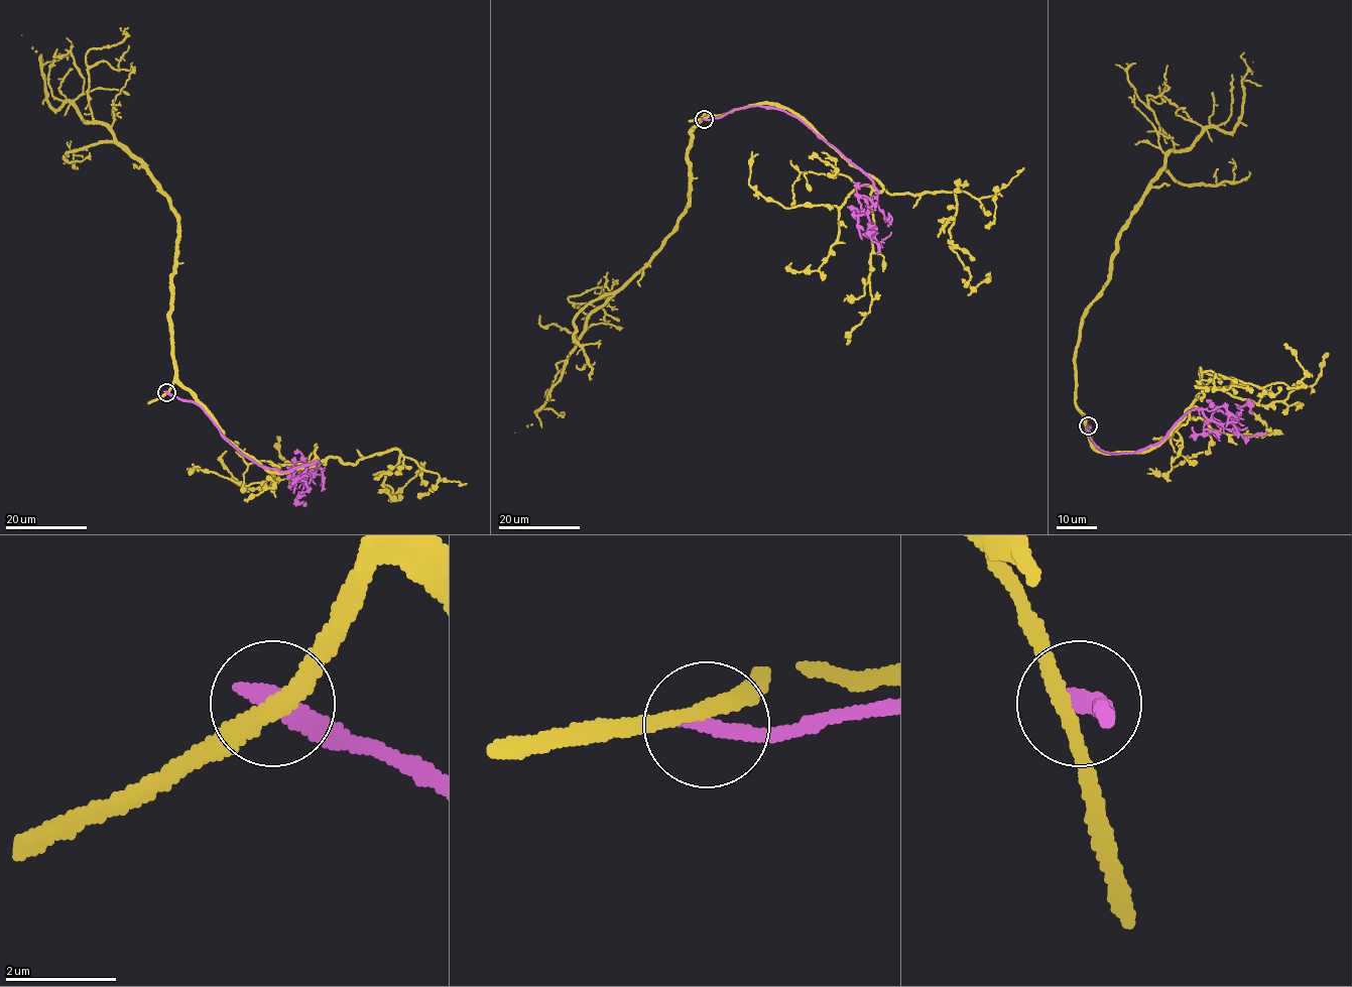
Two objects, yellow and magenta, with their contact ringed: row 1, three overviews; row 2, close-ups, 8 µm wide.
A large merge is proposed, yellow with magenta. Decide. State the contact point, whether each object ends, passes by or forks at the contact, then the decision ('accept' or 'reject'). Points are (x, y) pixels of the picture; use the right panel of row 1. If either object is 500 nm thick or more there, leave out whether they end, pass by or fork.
place (1088, 425); yellow passes by; magenta ends; reject

